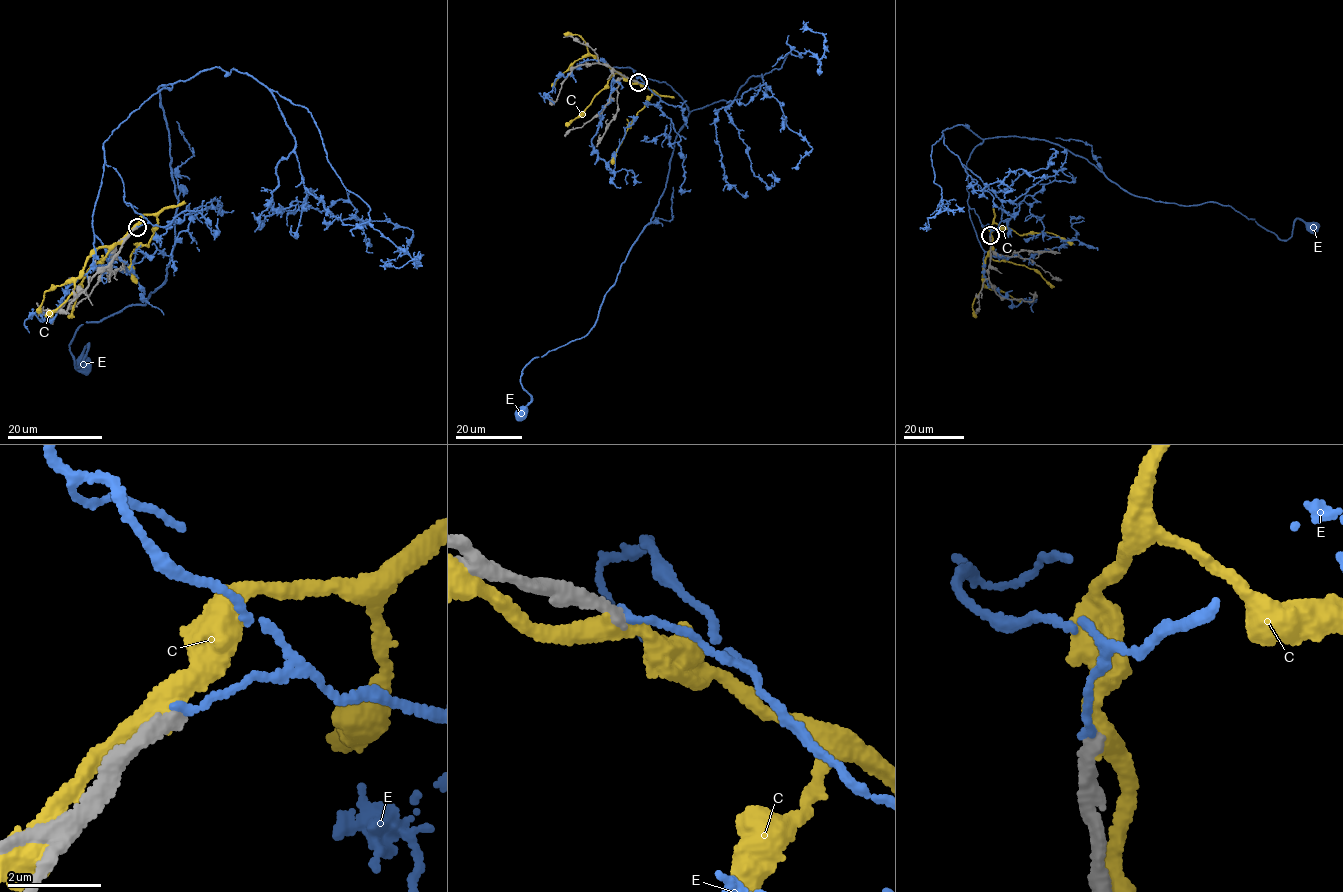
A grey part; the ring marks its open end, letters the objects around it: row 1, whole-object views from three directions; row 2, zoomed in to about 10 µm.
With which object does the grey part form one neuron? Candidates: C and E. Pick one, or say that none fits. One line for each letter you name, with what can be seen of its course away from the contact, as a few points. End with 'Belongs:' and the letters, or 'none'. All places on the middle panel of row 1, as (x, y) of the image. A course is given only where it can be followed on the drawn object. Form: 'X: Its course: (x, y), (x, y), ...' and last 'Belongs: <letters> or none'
Belongs: none

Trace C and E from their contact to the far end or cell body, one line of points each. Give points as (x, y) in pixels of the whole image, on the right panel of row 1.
C: (990, 236), (991, 225), (996, 223), (1019, 235), (1052, 233), (1072, 244)
E: (990, 236), (966, 163), (1016, 135), (1155, 202), (1229, 205), (1279, 239), (1298, 219), (1314, 226)

